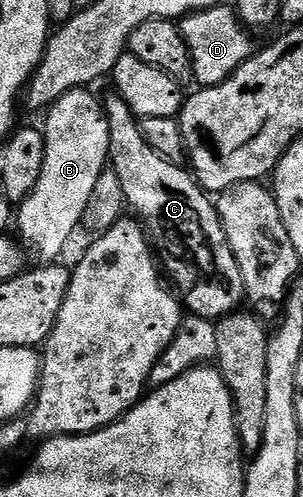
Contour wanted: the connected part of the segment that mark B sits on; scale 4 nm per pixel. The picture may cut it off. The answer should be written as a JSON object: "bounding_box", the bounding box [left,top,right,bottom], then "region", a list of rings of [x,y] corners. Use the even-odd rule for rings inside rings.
{"bounding_box":[16,88,108,263],"region":[[[89,88],[73,89],[60,95],[60,99],[45,110],[44,167],[36,187],[32,187],[32,195],[16,209],[17,236],[42,263],[54,263],[61,258],[58,256],[80,229],[84,209],[101,173],[108,169],[108,119],[103,102],[99,98],[97,101],[90,92]]]}

